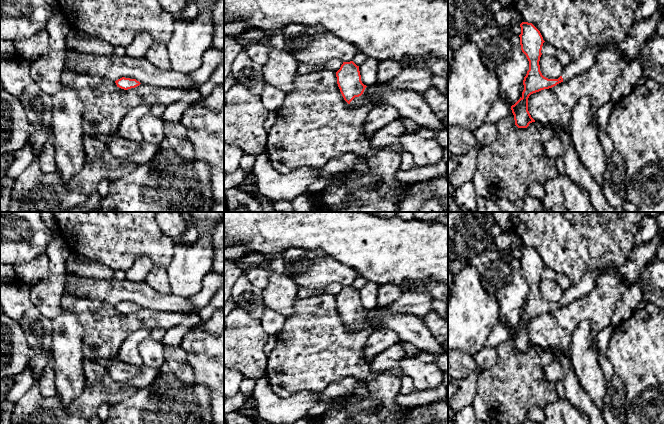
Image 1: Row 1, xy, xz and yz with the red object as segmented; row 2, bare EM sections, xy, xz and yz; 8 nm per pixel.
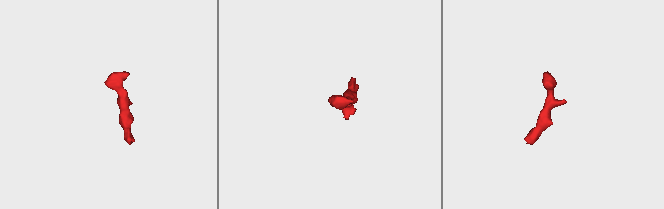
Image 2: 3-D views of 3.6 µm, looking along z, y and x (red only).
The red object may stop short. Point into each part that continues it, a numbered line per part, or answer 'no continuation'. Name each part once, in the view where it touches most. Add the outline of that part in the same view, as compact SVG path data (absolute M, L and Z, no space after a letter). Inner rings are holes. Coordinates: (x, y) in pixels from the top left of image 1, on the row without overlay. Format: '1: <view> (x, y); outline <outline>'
1: xz (357, 325); outline M363 320L355 321L349 328L352 332L358 332L364 328Z

